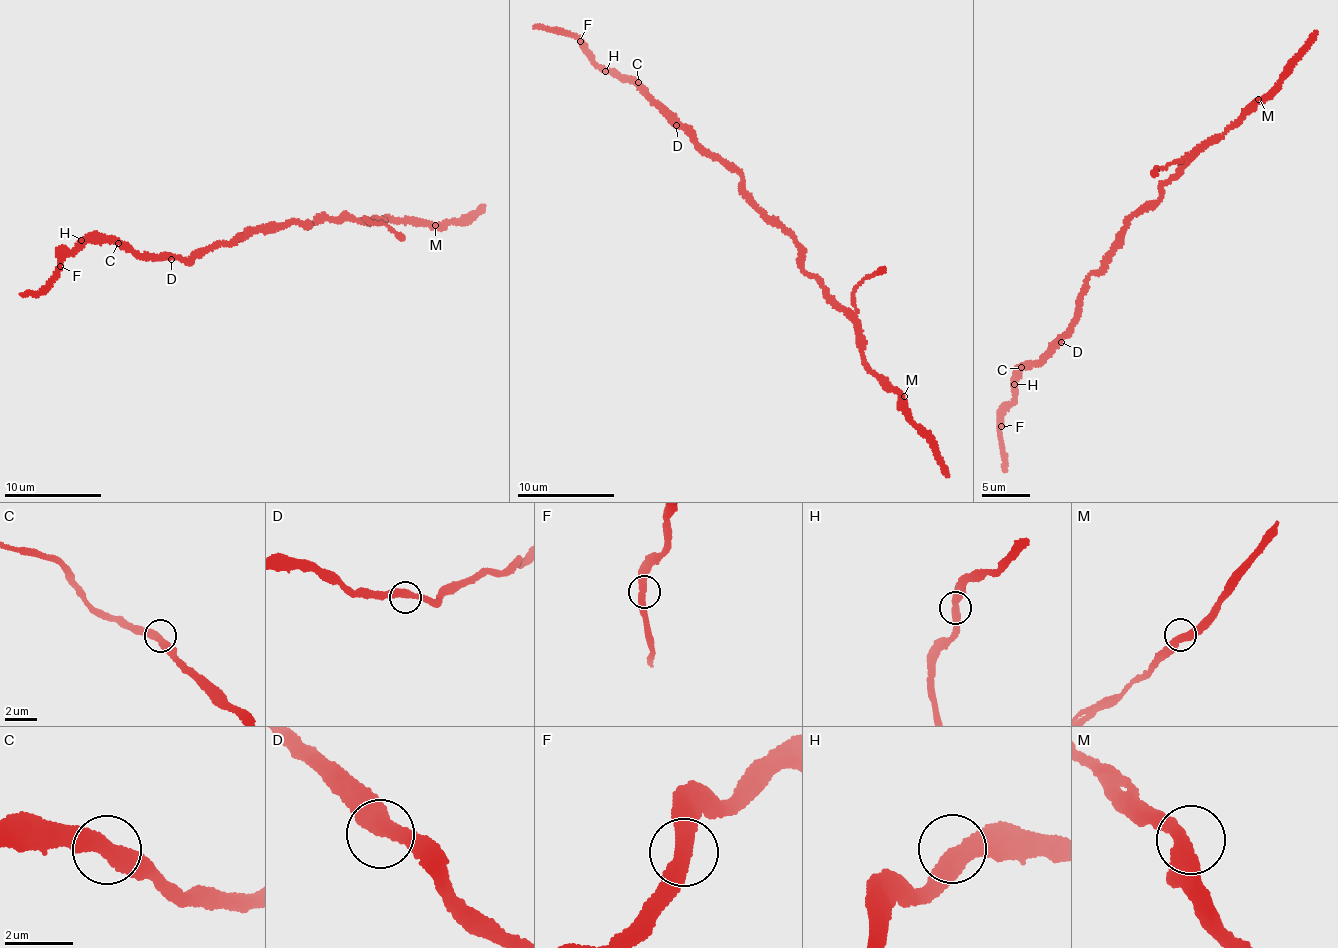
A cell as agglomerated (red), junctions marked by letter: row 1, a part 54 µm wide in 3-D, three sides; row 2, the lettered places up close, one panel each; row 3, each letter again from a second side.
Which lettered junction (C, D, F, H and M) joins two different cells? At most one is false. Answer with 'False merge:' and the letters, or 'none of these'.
False merge: none of these

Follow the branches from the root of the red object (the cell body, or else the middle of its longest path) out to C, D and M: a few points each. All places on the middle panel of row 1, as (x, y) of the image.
C: (769, 217), (745, 190), (744, 179), (722, 161), (715, 159), (690, 132), (659, 107), (647, 88), (638, 82)
D: (769, 217), (745, 190), (744, 179), (676, 125)
M: (769, 217), (793, 239), (799, 248), (800, 265), (818, 280), (823, 293), (855, 324), (865, 365), (904, 396)

